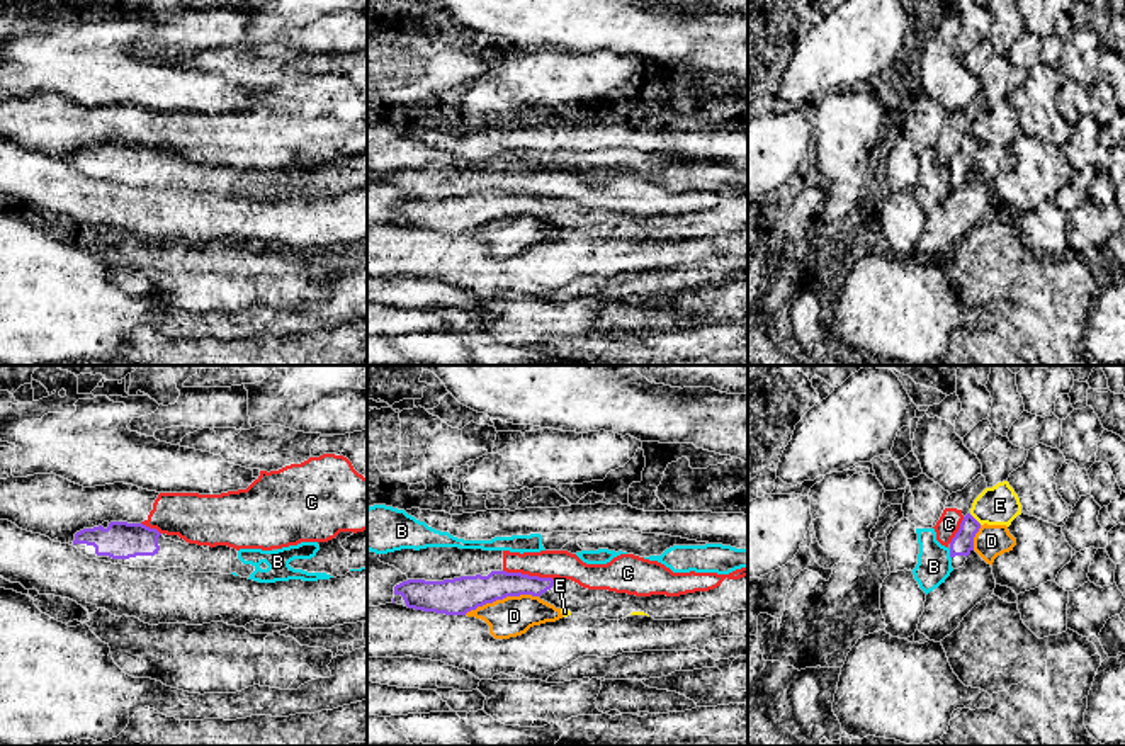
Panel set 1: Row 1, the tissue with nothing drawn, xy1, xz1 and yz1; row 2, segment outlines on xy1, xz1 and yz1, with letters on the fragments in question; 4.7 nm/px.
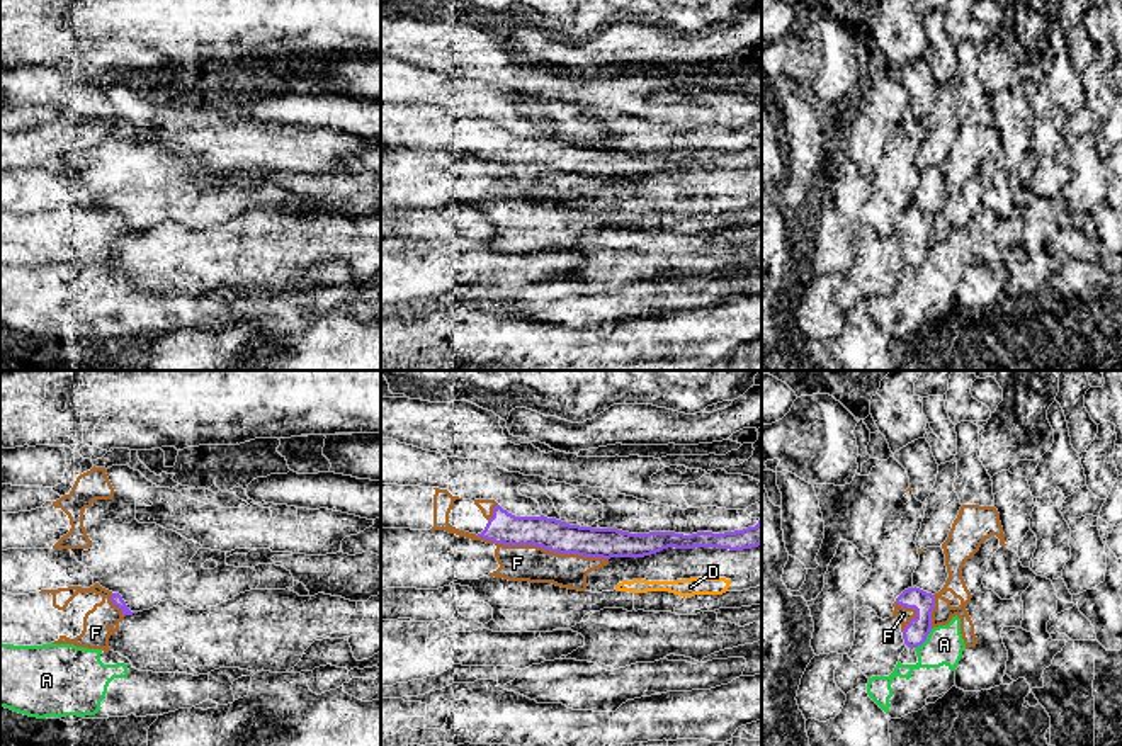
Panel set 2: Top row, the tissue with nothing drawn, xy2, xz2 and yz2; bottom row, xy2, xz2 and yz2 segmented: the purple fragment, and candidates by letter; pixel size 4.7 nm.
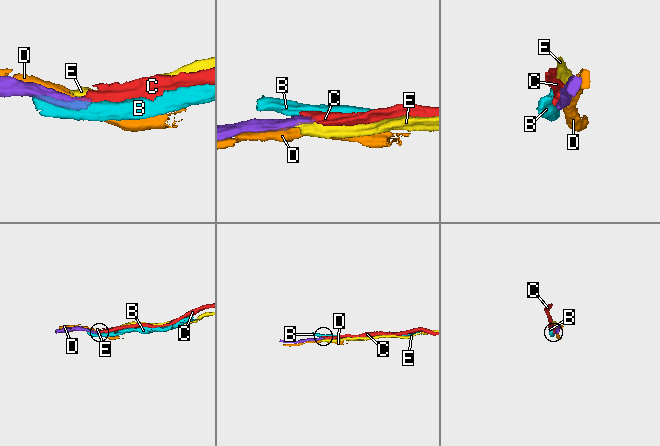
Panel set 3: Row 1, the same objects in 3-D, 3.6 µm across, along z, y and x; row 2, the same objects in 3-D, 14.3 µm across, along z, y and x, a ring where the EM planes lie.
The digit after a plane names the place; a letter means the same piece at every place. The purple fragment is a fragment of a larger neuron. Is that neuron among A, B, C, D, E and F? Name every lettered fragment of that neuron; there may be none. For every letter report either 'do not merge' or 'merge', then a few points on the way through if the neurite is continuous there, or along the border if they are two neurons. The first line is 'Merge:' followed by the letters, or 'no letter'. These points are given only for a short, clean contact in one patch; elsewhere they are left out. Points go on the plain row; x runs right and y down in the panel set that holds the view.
Merge: no letter
A: do not merge; border along yz2 (932, 248), (915, 267)
B: do not merge
C: do not merge; border along xz1 (503, 189), (549, 196), (553, 199)
D: do not merge
E: do not merge; border along yz1 (969, 133), (981, 143)
F: do not merge

